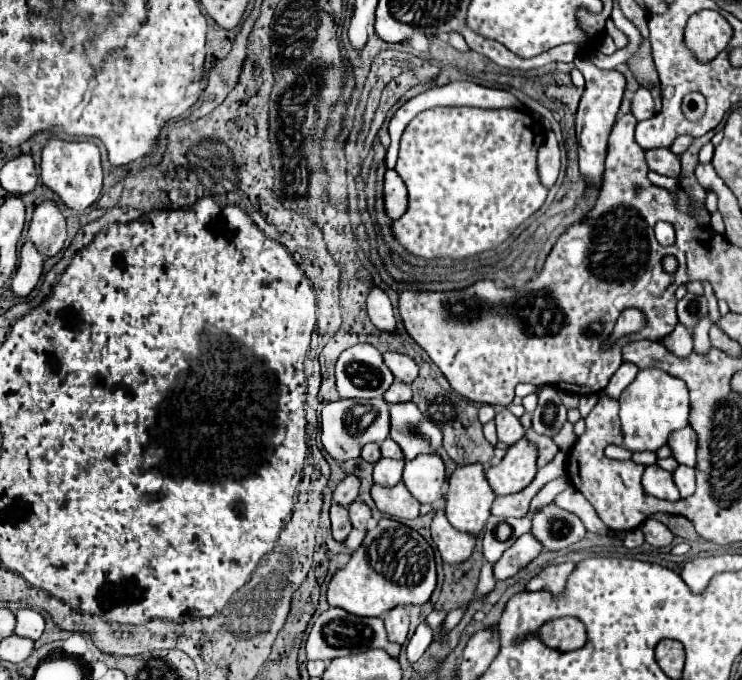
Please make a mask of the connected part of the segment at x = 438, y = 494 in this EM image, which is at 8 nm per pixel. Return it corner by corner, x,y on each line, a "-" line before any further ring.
437,453
405,461
403,483
421,503
437,503
443,497
445,465

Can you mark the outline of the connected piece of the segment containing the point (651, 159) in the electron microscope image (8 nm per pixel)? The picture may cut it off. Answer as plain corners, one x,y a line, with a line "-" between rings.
649,149
645,151
645,157
651,171
657,171
667,177
679,175
679,157
671,153
671,149

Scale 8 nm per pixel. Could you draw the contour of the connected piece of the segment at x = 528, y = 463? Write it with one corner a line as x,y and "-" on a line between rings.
521,439
515,445
511,445
501,463
485,471
493,493
501,497
525,489
537,473
535,461
537,461
537,451
529,441

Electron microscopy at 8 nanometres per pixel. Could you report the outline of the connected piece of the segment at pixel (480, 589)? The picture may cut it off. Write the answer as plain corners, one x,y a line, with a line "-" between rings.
485,561
483,569
481,569
481,577
479,577
479,585
477,585
477,593
475,597
483,597
485,593
489,593
495,587
495,575
493,575
493,565
489,561

